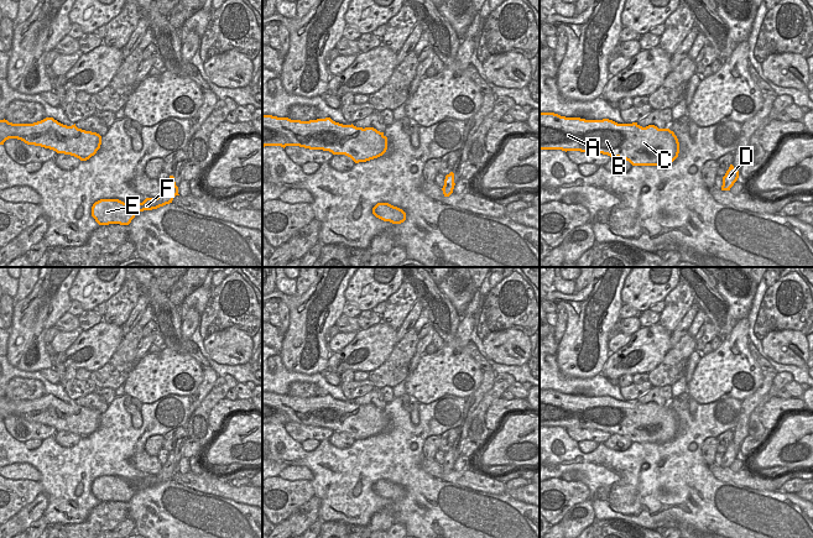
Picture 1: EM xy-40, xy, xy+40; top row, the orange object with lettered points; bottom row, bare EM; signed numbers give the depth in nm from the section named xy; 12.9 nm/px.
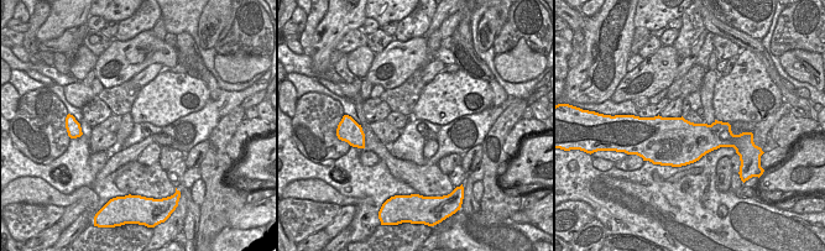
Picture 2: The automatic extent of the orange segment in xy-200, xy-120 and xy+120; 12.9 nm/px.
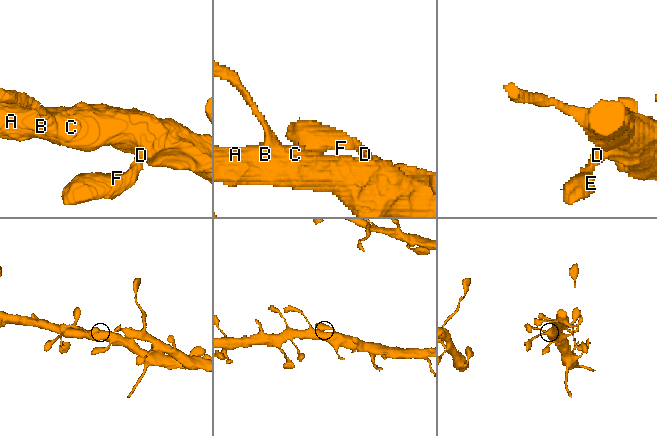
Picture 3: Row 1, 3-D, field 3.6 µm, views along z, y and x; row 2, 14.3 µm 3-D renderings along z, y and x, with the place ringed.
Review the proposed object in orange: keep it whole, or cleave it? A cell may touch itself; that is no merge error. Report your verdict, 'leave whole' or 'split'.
leave whole

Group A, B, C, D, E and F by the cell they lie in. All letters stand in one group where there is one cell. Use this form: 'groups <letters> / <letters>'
groups A B C D E F

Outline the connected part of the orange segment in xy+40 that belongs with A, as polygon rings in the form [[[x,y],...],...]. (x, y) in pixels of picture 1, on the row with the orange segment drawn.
[[[540,113],[540,150],[599,152],[624,158],[632,166],[666,166],[678,157],[679,142],[673,131],[655,125],[642,127],[637,122],[617,124],[609,119],[585,120]]]

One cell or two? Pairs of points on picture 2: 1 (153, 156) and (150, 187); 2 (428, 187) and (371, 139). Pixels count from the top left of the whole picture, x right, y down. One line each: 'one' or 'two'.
1: two
2: one

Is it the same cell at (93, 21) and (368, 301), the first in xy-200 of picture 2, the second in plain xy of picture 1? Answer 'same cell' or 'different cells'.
different cells

